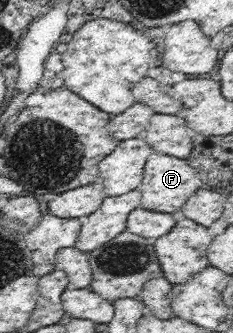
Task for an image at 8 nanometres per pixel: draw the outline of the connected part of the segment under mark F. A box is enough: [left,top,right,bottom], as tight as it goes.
[140,153,204,215]

